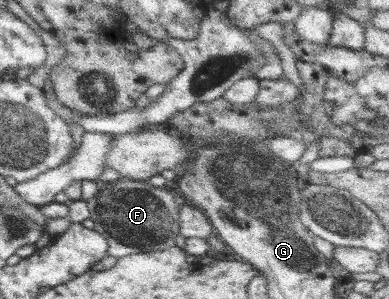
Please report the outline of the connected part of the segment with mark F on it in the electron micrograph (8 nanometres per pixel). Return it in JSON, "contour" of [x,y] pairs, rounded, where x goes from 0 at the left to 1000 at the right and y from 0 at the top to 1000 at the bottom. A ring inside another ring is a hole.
{"contour":[[[319,589],[288,609],[270,605],[265,639],[244,645],[219,672],[229,729],[242,746],[239,769],[272,803],[272,849],[298,866],[329,849],[440,829],[450,816],[450,789],[460,779],[458,709],[476,679],[476,666],[460,656],[437,619],[393,625],[383,622],[375,602],[337,602]]]}

